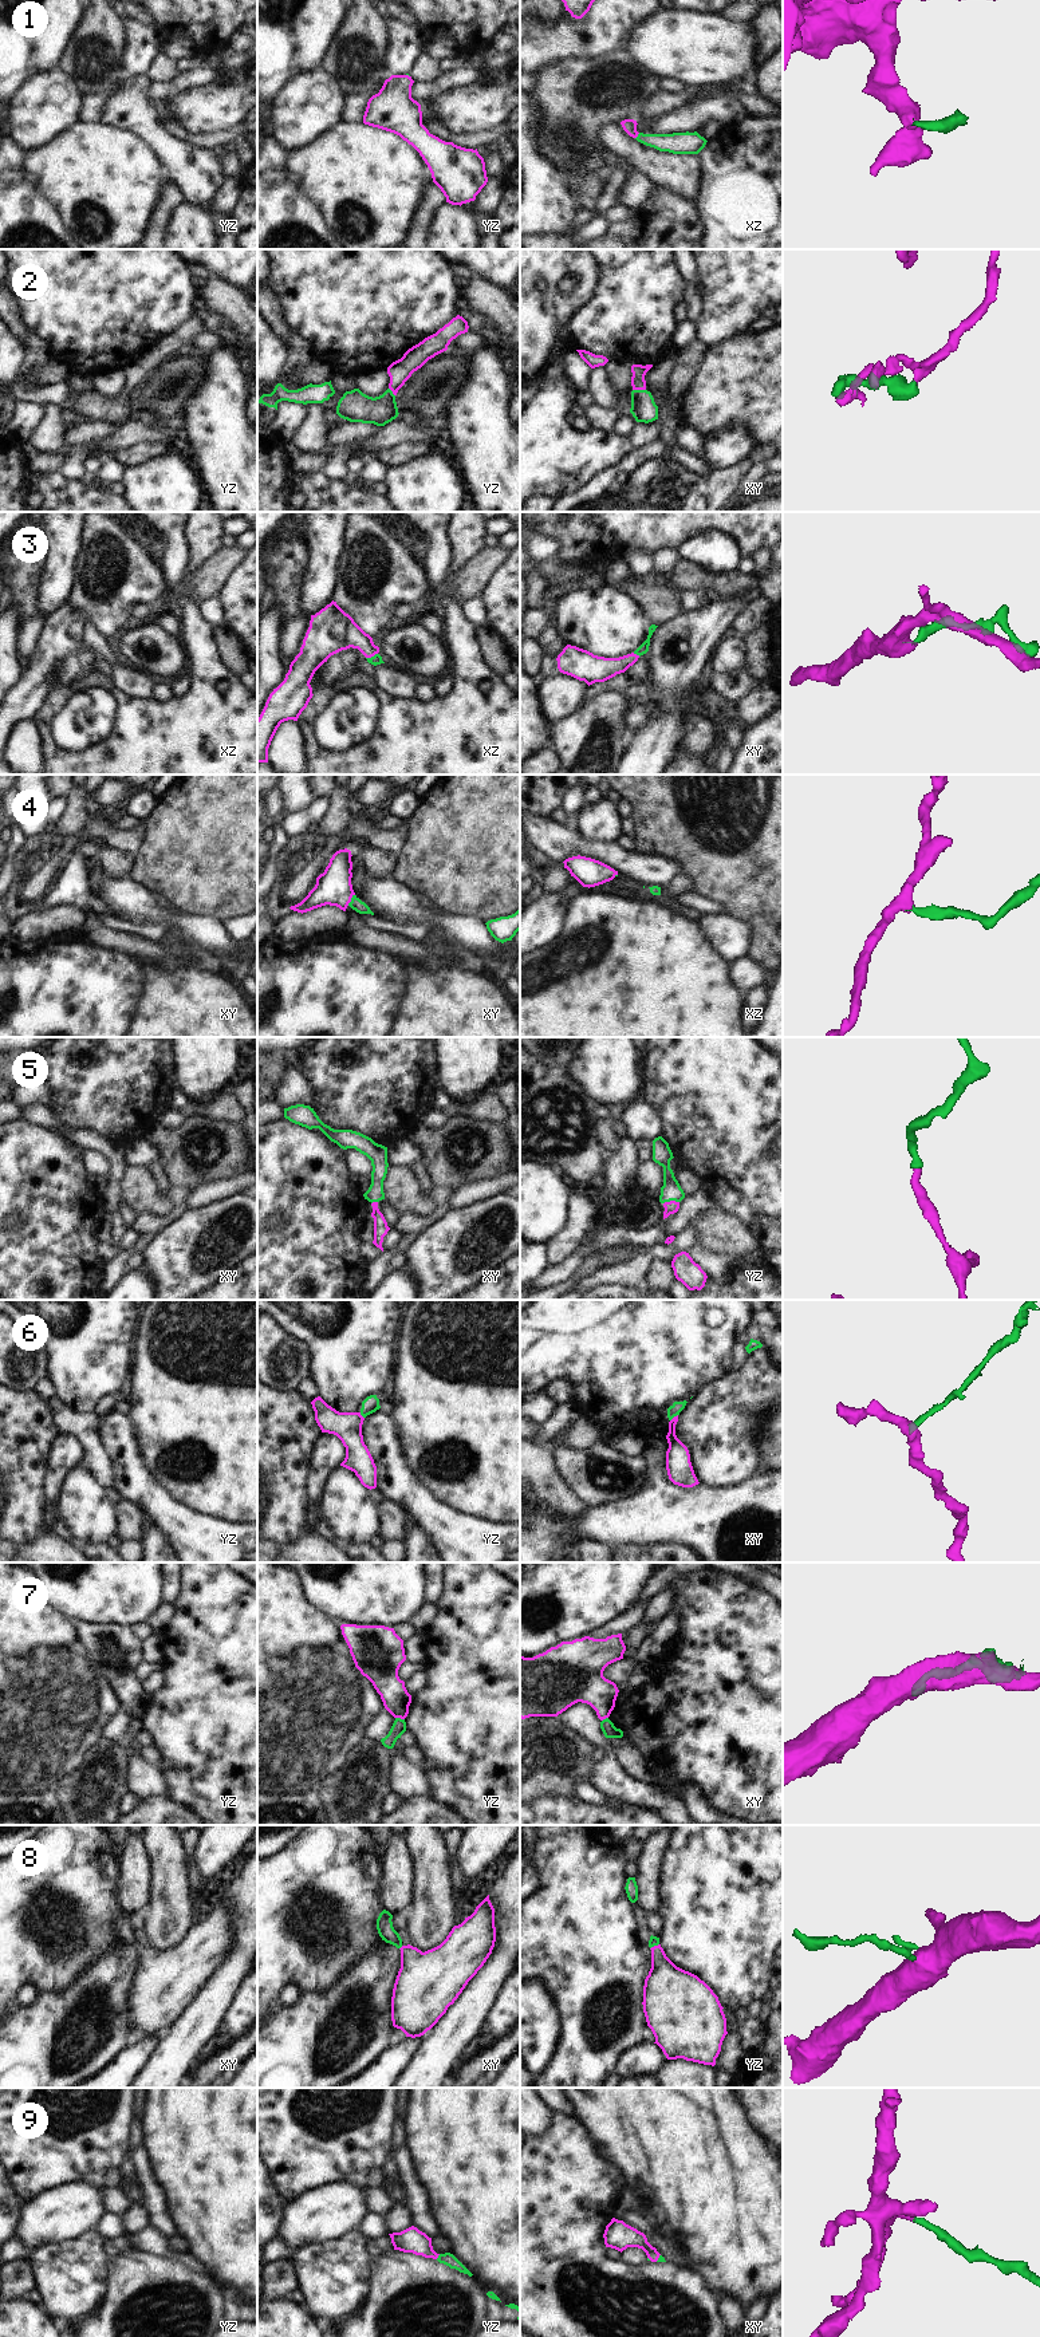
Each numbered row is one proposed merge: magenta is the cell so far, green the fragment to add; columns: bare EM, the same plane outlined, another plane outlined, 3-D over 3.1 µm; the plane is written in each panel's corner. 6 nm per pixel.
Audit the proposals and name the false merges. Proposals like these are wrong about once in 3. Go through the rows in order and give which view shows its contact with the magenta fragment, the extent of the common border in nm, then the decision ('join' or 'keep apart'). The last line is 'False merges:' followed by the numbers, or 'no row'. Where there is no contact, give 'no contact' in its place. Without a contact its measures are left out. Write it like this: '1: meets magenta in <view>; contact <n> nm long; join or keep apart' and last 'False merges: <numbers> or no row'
1: meets magenta in xz; contact 50 nm long; join
2: meets magenta in xy; contact 80 nm long; join
3: meets magenta in xz; contact 80 nm long; join
4: meets magenta in xy; contact 80 nm long; join
5: meets magenta in yz; contact 100 nm long; join
6: meets magenta in xy; contact 60 nm long; keep apart
7: meets magenta in yz; contact 60 nm long; keep apart
8: meets magenta in xy; contact 30 nm long; join
9: meets magenta in yz; contact 40 nm long; join
False merges: 6, 7

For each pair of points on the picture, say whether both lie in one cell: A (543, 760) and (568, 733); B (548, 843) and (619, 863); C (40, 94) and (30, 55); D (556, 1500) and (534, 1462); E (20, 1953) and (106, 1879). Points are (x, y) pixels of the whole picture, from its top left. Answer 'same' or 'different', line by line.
A: different
B: same
C: different
D: same
E: same

